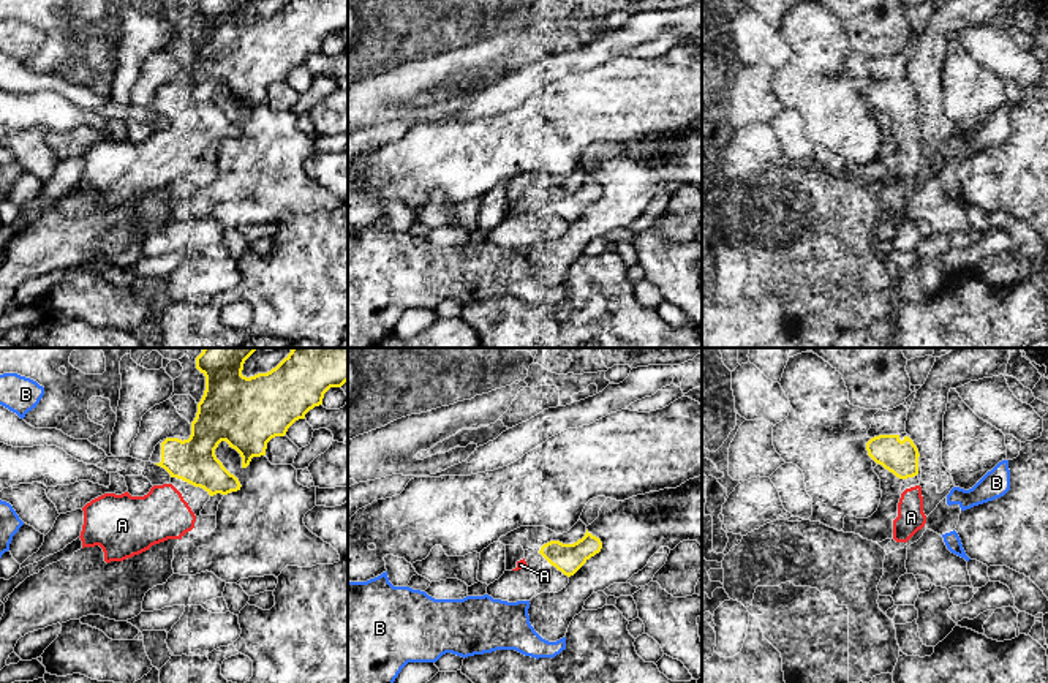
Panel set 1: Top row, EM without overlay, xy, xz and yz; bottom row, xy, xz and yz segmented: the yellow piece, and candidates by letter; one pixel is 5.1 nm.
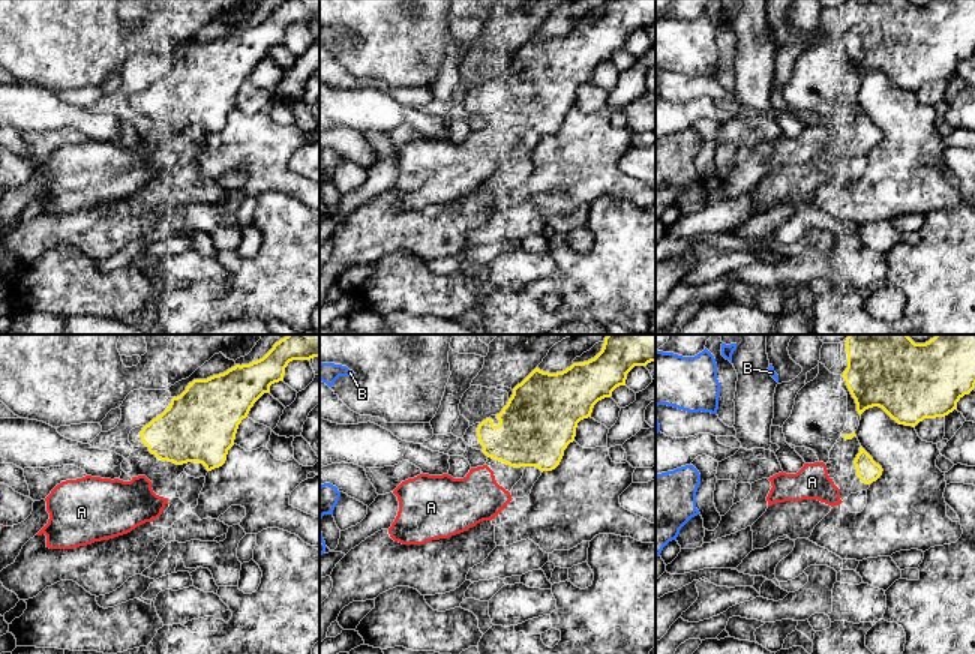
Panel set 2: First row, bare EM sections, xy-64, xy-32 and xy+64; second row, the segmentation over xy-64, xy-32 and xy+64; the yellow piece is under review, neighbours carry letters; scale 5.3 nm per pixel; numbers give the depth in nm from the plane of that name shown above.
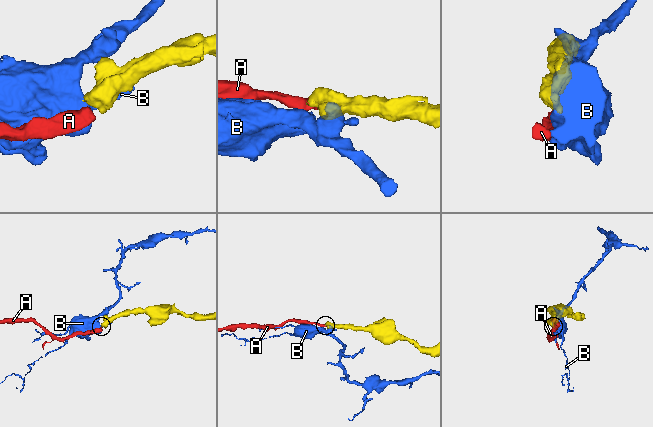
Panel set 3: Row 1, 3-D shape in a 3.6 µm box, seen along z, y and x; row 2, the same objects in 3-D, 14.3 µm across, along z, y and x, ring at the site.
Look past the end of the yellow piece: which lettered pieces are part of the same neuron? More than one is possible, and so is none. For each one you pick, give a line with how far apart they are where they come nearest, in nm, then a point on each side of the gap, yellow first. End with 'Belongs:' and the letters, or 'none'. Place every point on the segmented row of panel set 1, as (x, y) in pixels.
A: gap 40 nm; span xy (171, 476), (171, 484)
Belongs: A

